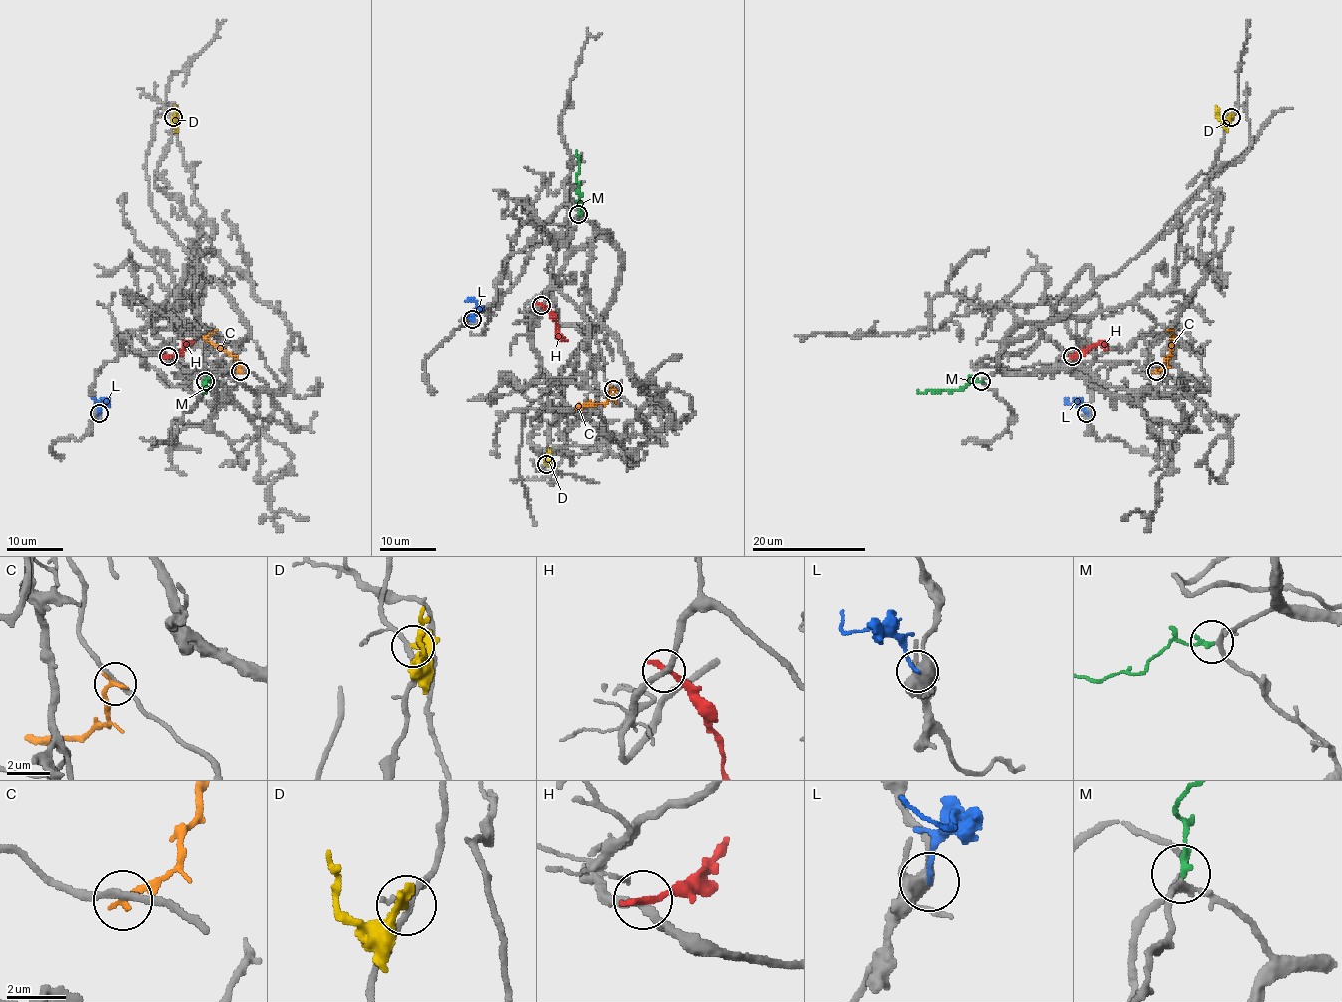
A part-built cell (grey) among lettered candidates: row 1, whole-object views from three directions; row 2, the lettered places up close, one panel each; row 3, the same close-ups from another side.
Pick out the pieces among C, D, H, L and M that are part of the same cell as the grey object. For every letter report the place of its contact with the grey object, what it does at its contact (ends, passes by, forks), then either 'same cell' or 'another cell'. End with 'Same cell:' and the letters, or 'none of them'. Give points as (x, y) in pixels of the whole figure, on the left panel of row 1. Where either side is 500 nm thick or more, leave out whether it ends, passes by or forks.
C: (240, 371) | it ends | another cell
D: (173, 117) | it passes by | another cell
H: (168, 356) | it ends | another cell
L: (99, 413) | it ends | another cell
M: (205, 381) | it ends | same cell
Same cell: M

